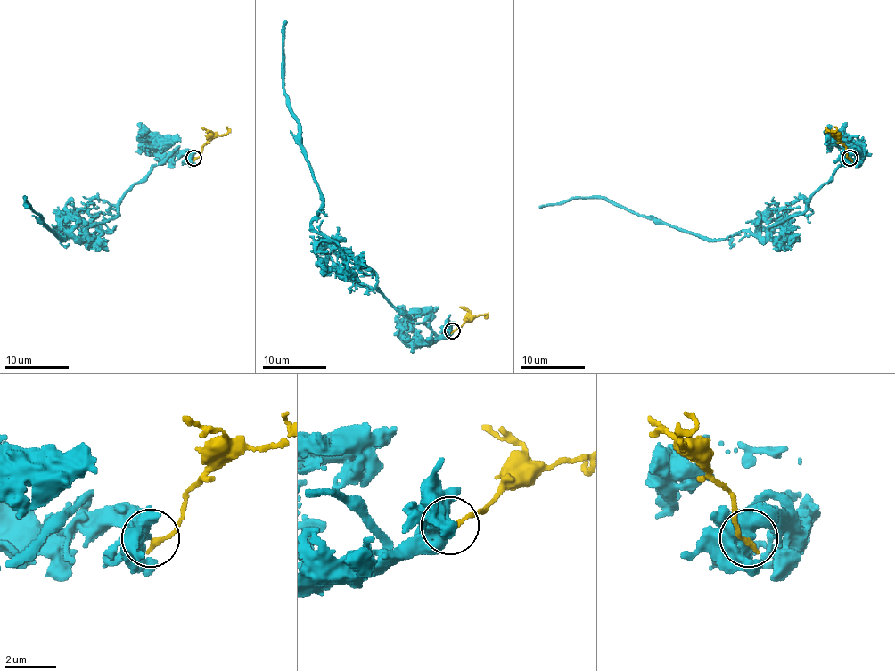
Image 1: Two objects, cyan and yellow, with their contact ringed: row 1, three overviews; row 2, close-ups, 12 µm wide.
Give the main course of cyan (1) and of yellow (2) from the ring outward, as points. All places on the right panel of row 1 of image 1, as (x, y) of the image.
1: (849, 157), (802, 212), (775, 222), (766, 238), (737, 232), (704, 240), (603, 198), (539, 208)
2: (849, 157), (847, 155), (847, 147), (833, 133), (834, 126)

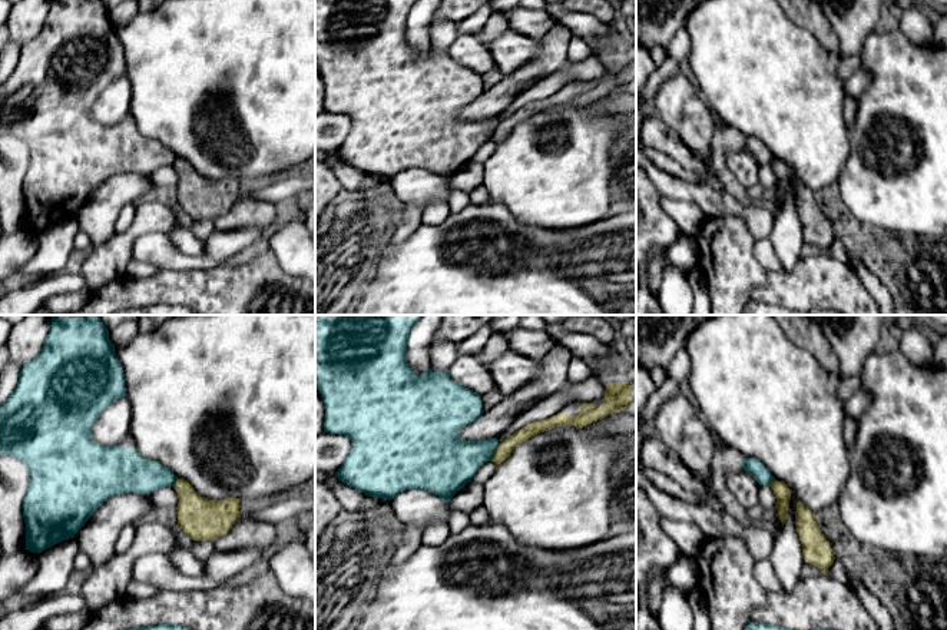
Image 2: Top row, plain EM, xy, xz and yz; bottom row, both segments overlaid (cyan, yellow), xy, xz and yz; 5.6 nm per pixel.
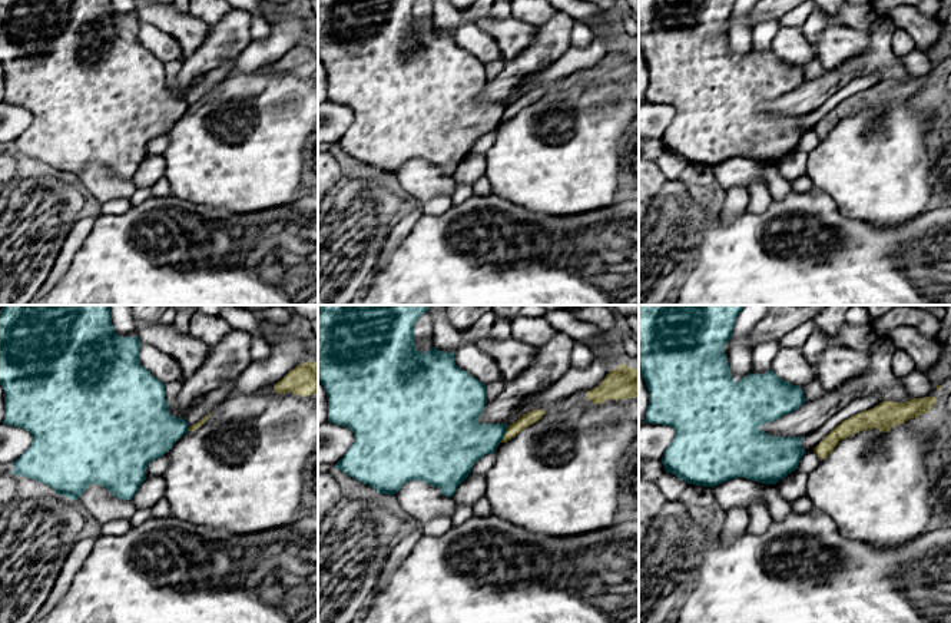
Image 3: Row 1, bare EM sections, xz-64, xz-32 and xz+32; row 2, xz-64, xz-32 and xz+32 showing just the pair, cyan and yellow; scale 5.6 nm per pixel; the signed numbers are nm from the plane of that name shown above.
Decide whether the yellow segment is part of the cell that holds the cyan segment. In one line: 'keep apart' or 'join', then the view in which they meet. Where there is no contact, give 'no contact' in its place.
keep apart; meets cyan in xz

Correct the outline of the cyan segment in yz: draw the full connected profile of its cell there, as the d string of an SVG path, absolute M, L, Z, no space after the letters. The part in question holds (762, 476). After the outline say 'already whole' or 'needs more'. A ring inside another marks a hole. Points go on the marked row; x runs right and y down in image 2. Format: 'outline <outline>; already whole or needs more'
outline M744 458L742 468L746 470L759 485L771 485L777 481L771 471L756 458Z; already whole

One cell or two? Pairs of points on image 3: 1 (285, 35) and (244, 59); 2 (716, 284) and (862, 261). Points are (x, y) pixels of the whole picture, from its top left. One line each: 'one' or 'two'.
1: one
2: one

